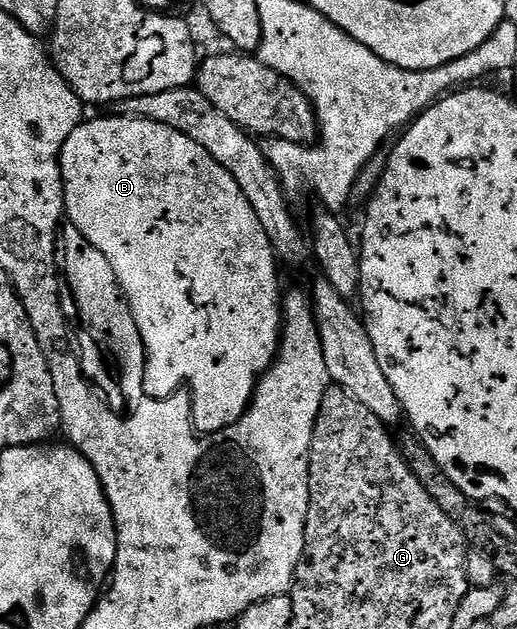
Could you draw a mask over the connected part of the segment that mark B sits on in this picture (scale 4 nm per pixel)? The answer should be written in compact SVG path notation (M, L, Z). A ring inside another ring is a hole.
M113 115L114 117L94 117L83 120L81 125L68 135L60 154L62 162L62 186L66 192L66 207L70 210L72 219L82 228L86 237L90 237L98 255L106 256L105 264L116 275L117 286L128 306L128 312L136 323L135 334L137 340L142 340L142 349L146 352L146 366L140 379L152 379L152 375L164 379L164 371L168 375L180 375L180 379L194 378L195 398L198 405L205 405L214 399L214 421L204 427L206 433L218 433L235 425L246 414L258 382L266 374L266 370L274 364L278 355L278 343L282 340L282 326L284 324L284 293L278 290L278 268L280 262L274 252L272 243L260 227L260 219L256 219L256 211L252 211L252 203L240 191L240 183L232 179L232 175L200 143L188 139L180 131L168 127L164 123L152 123L152 119L143 117L128 117ZM202 349L210 357L214 357L214 369L202 369Z

